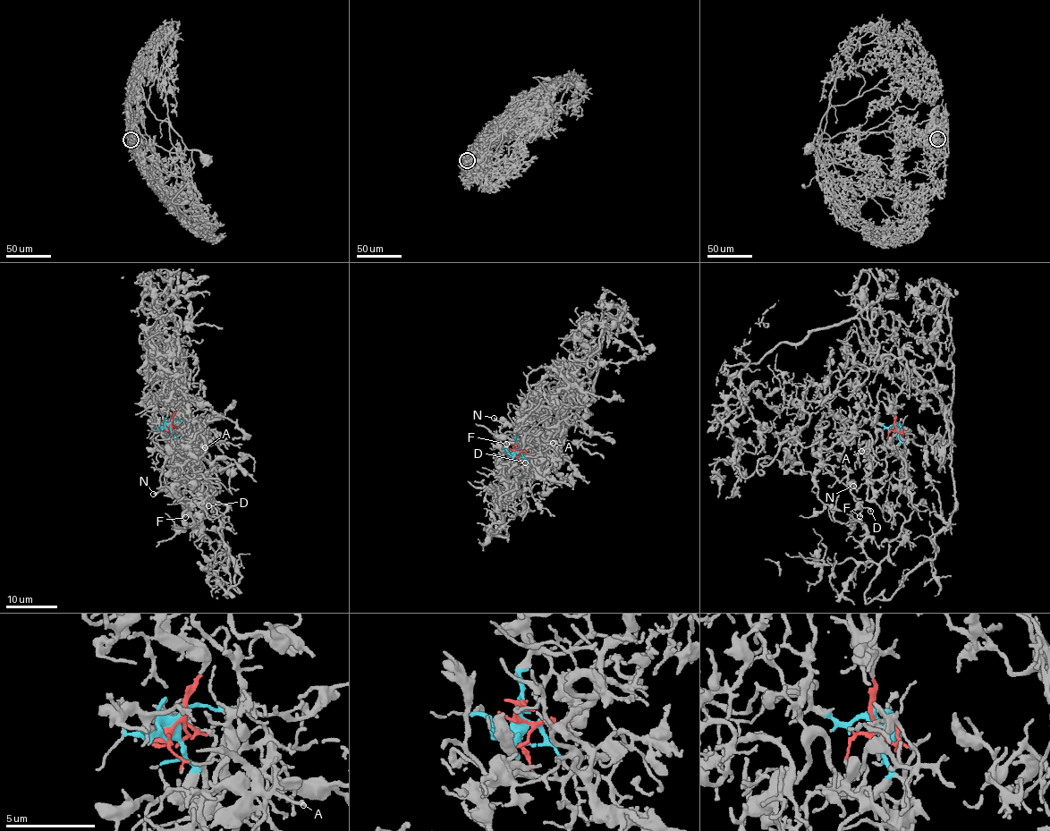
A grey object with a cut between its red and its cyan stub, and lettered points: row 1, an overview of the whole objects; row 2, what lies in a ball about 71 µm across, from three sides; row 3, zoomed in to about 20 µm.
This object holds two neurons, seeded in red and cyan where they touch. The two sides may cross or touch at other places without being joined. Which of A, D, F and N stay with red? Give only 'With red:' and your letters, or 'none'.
With red: A

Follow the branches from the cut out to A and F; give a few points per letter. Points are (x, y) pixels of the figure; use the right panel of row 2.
A: (895, 428), (887, 434), (888, 443), (879, 432), (875, 441), (867, 444), (868, 448), (861, 451)
F: (896, 428), (865, 418), (859, 424), (835, 422), (844, 447), (851, 489), (862, 509), (860, 517)

